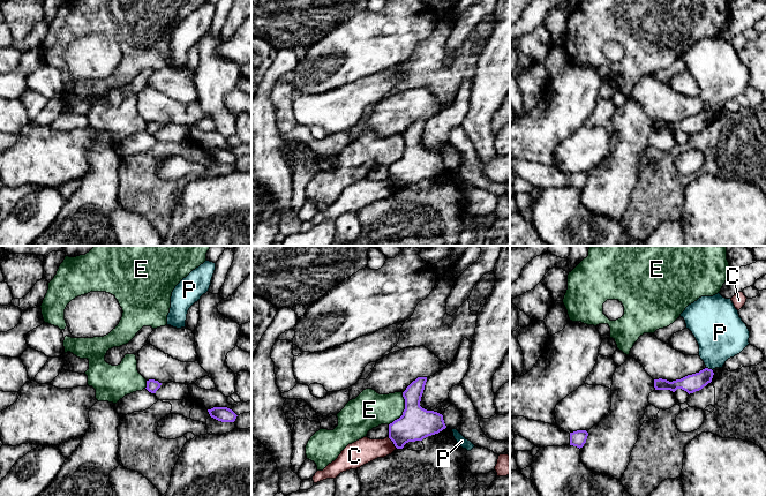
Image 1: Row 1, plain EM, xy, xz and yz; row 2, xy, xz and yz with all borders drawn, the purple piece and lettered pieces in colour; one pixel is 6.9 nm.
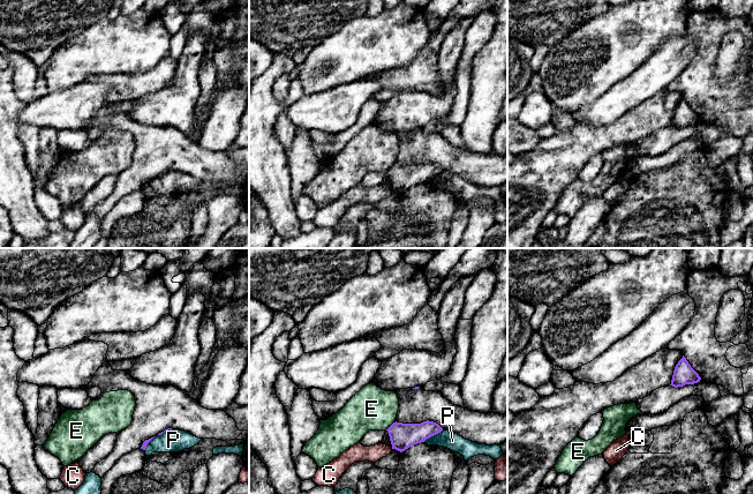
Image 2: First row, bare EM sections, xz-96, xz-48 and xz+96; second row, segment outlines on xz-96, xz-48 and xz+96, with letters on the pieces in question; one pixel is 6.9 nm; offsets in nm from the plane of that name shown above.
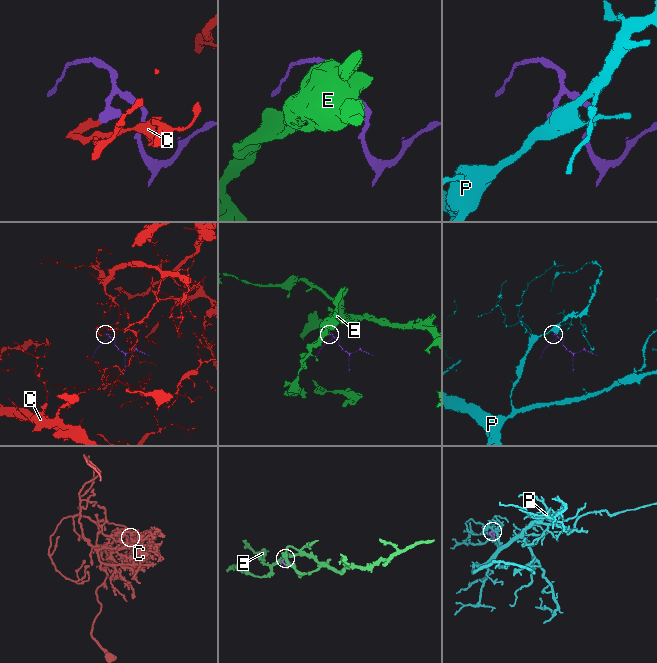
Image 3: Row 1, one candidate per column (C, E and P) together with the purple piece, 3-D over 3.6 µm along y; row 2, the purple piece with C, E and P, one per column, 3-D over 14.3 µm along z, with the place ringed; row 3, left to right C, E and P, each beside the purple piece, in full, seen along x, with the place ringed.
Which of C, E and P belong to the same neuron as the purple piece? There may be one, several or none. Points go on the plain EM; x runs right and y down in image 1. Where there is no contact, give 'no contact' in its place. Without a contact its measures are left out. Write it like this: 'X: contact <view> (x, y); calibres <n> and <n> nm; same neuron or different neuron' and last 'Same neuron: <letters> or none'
C: contact xz (393, 185); calibres 240 and 170 nm; different neuron
E: contact xz (404, 151); calibres 240 and 260 nm; different neuron
P: contact yz (710, 111); calibres 130 and 320 nm; different neuron
Same neuron: none

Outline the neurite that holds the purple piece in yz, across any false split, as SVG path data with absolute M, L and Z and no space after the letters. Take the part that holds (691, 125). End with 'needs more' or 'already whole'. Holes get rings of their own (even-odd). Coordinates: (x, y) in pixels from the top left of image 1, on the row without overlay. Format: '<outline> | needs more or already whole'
M705 110L699 114L688 117L673 123L662 120L654 121L654 129L655 131L670 131L673 134L675 134L677 130L682 130L690 136L701 131L704 128L711 125L713 117L714 114L712 111Z | already whole

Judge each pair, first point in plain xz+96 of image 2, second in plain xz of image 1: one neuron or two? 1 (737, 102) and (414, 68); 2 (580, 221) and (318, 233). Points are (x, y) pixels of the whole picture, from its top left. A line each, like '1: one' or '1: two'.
1: one
2: one

